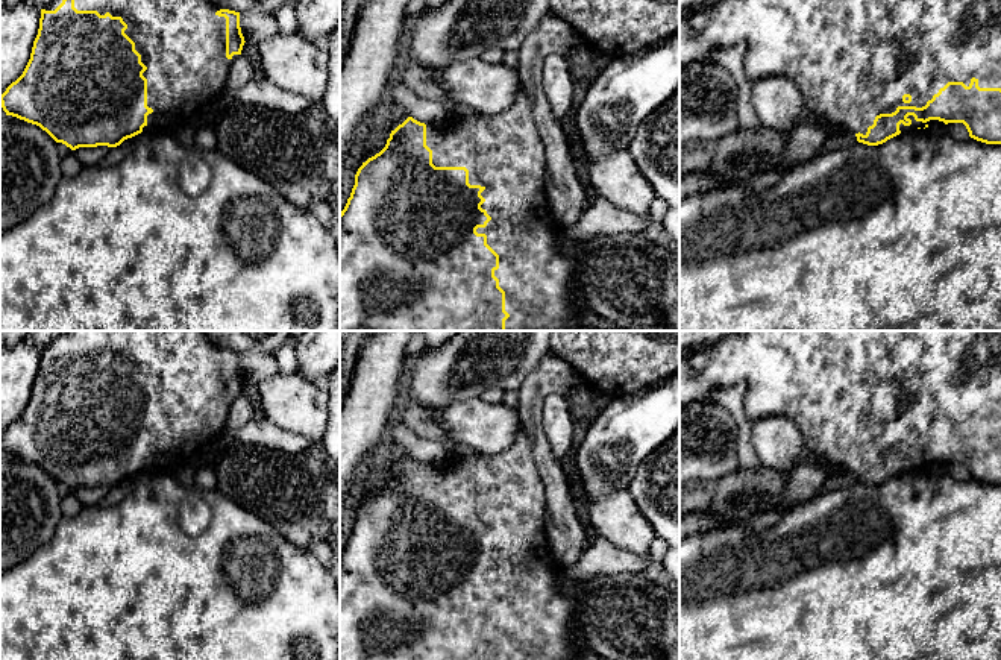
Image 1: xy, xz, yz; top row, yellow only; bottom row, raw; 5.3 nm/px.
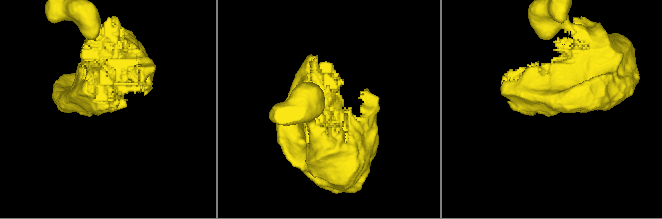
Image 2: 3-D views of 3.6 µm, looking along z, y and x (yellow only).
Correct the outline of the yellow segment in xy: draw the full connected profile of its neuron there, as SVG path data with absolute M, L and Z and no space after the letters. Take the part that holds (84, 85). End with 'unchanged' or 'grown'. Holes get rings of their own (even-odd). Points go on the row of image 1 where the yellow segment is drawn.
M53 0L41 9L38 35L23 74L0 96L0 103L6 115L39 126L56 143L71 150L97 146L117 147L127 138L164 126L167 120L188 108L217 100L224 91L231 65L241 55L244 42L240 12L221 9L211 0Z; grown

